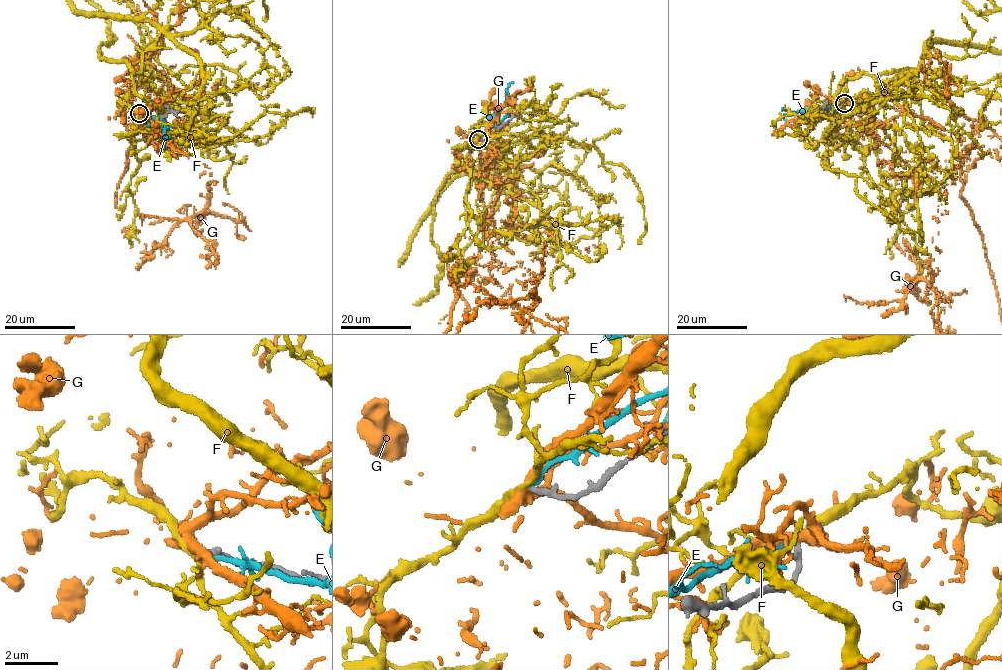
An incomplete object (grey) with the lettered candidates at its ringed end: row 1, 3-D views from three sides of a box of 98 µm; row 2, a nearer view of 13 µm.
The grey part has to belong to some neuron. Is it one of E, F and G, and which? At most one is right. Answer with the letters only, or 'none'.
G

